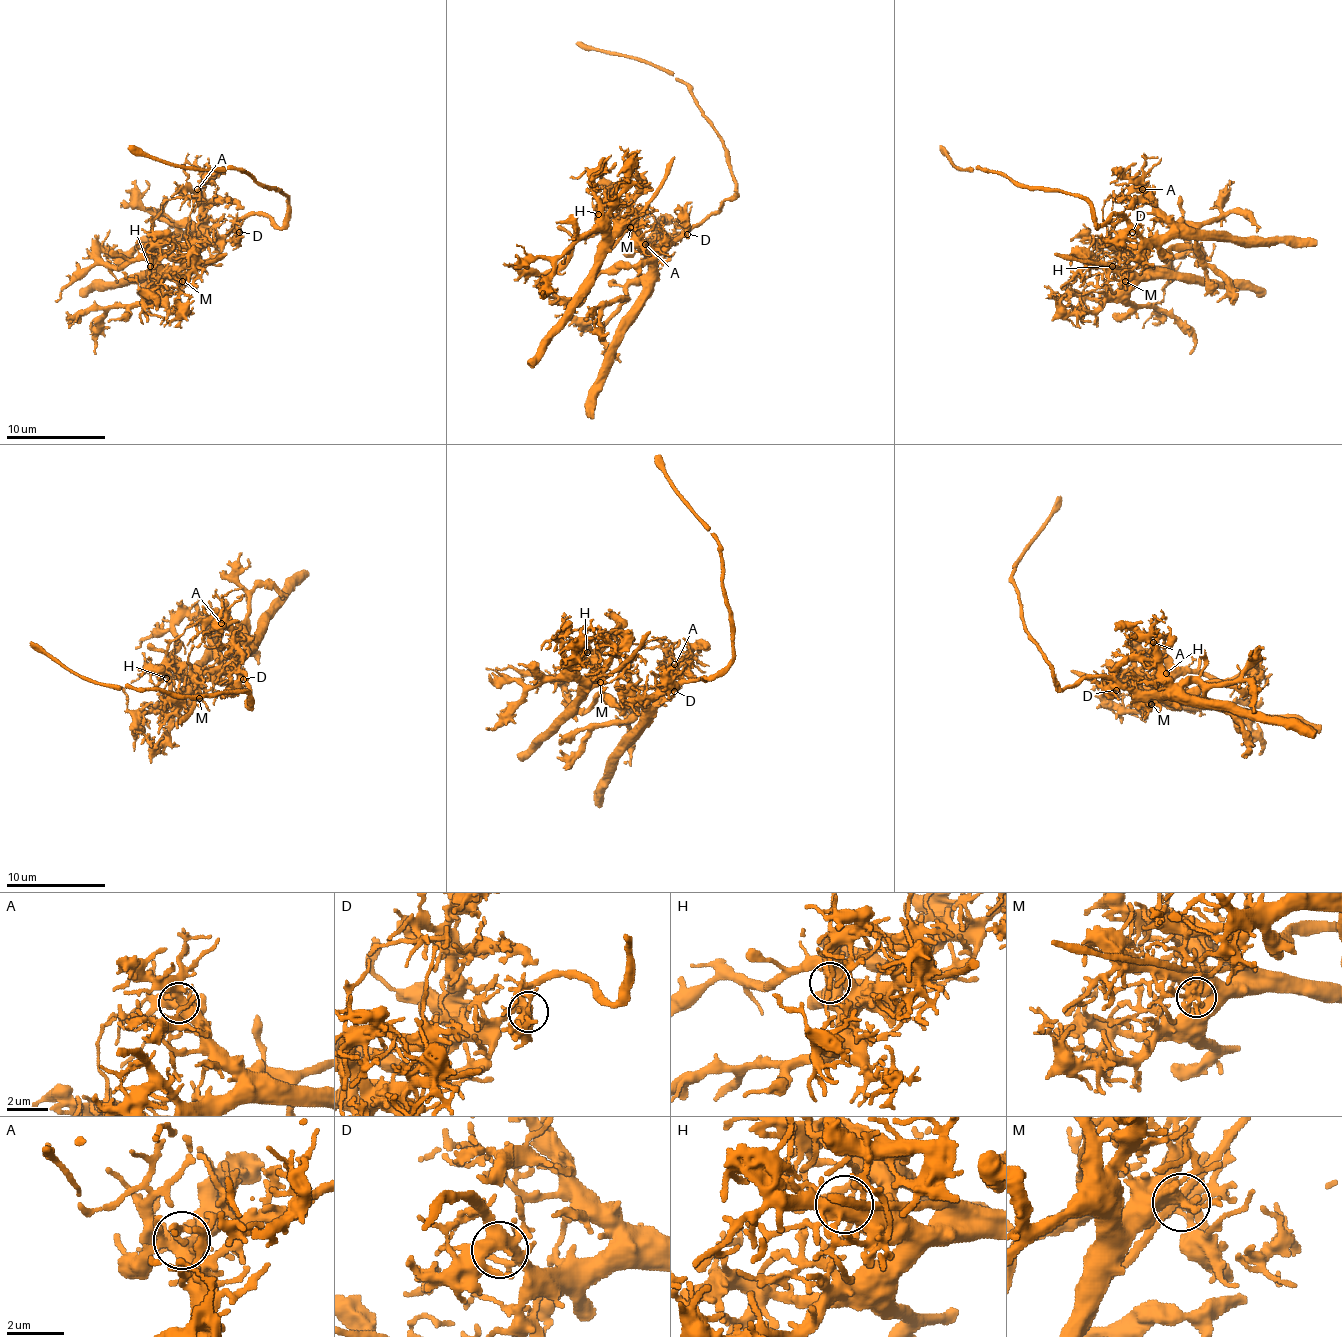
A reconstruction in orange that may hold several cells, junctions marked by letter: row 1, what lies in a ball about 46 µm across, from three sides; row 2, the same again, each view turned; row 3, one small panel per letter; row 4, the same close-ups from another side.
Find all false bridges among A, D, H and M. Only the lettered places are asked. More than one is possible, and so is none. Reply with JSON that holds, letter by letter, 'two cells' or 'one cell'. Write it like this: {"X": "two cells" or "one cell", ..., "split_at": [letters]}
{"A": "one cell", "D": "one cell", "H": "one cell", "M": "two cells", "split_at": ["M"]}

